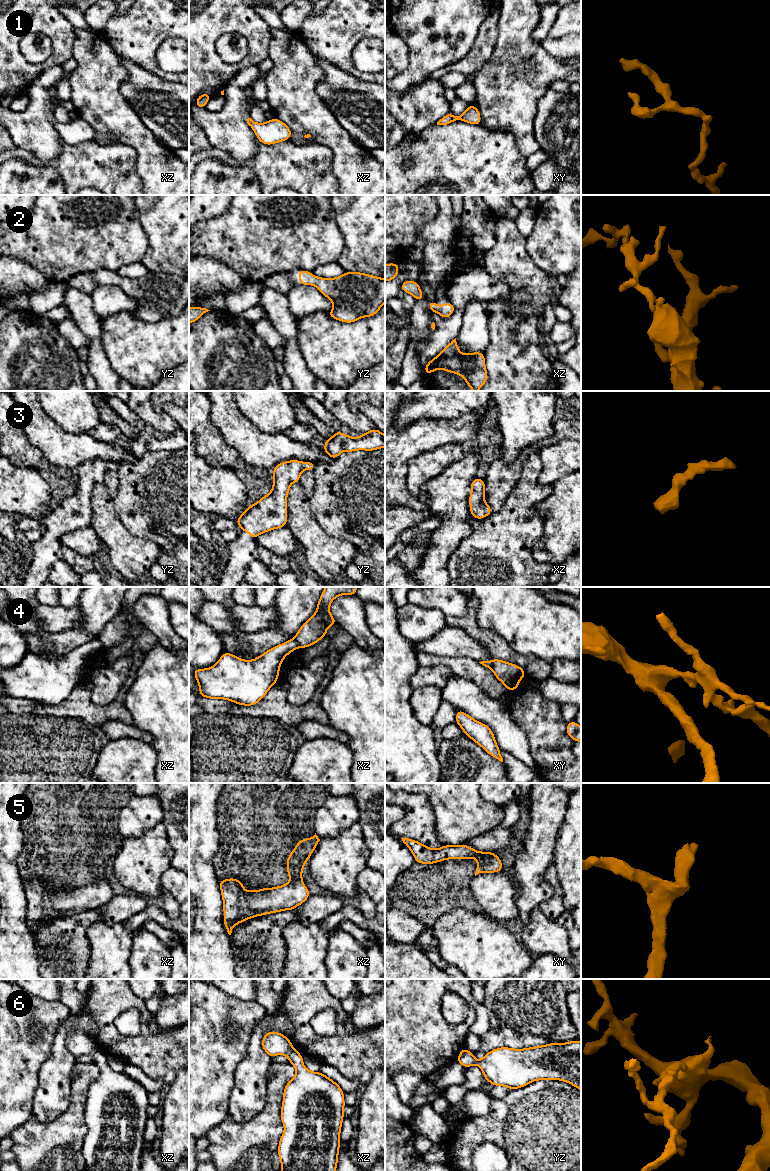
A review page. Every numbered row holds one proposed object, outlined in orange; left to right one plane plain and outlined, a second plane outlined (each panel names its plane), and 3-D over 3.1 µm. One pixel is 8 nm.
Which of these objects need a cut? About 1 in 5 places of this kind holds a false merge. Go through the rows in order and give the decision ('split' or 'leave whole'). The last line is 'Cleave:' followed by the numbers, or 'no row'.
1: leave whole
2: leave whole
3: leave whole
4: split
5: leave whole
6: leave whole
Cleave: 4

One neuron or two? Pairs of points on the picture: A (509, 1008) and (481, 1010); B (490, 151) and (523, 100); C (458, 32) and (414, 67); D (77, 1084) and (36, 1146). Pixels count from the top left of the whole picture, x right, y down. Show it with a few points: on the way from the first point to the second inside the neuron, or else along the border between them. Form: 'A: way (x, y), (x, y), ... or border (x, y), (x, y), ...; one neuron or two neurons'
A: border (482, 1003), (489, 1012), (489, 1030), (486, 1033); two neurons
B: border (479, 125), (485, 128), (510, 132), (518, 148); two neurons
C: way (447, 39), (442, 40), (425, 57); one neuron
D: way (77, 1100), (76, 1110), (52, 1134); one neuron

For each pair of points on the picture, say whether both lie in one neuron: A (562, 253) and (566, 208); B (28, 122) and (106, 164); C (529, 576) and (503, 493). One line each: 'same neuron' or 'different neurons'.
A: same neuron
B: different neurons
C: different neurons

